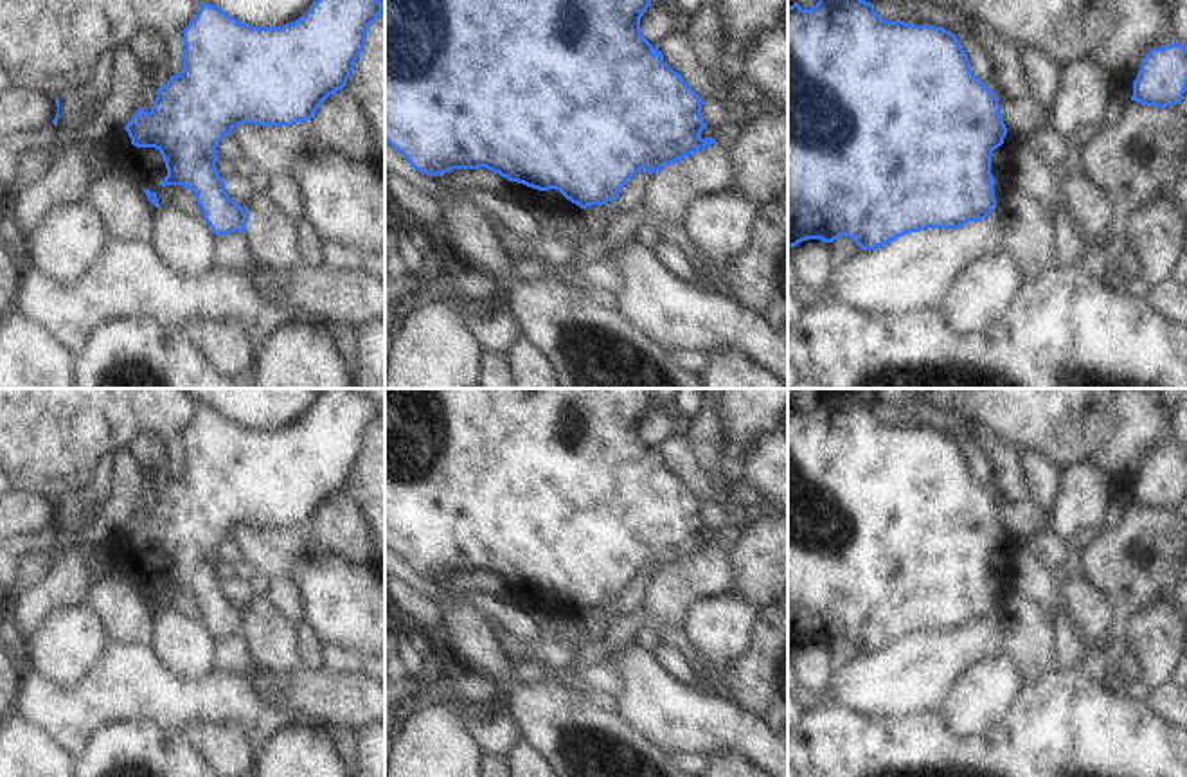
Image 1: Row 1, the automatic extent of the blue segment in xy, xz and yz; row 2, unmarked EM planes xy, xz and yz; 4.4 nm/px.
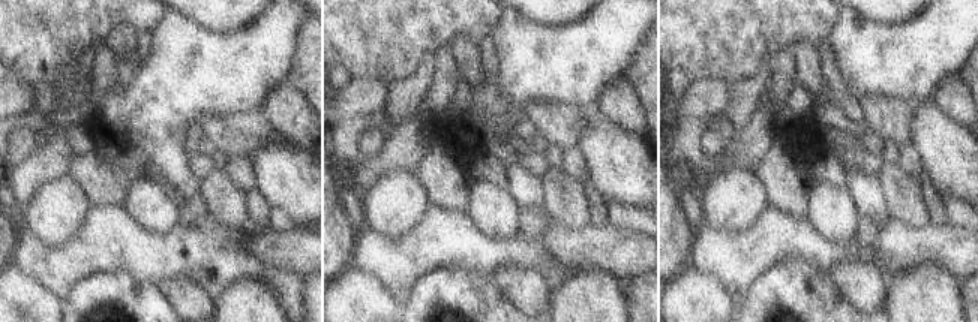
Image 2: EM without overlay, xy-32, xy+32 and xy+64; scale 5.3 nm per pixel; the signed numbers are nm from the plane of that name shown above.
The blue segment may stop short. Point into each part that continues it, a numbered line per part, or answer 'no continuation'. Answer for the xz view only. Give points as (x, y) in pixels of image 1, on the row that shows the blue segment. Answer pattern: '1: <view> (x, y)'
1: xz (551, 204)

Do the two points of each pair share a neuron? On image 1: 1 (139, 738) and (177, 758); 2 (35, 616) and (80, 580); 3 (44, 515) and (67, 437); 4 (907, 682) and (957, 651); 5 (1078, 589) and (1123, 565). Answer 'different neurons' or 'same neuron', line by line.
1: same neuron
2: same neuron
3: different neurons
4: same neuron
5: different neurons

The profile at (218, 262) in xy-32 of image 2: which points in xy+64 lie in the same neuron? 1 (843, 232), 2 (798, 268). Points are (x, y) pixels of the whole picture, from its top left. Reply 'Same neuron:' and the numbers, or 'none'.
Same neuron: none

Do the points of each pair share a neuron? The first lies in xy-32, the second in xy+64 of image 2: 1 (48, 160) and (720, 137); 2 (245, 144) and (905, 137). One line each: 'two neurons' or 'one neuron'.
1: two neurons
2: one neuron

